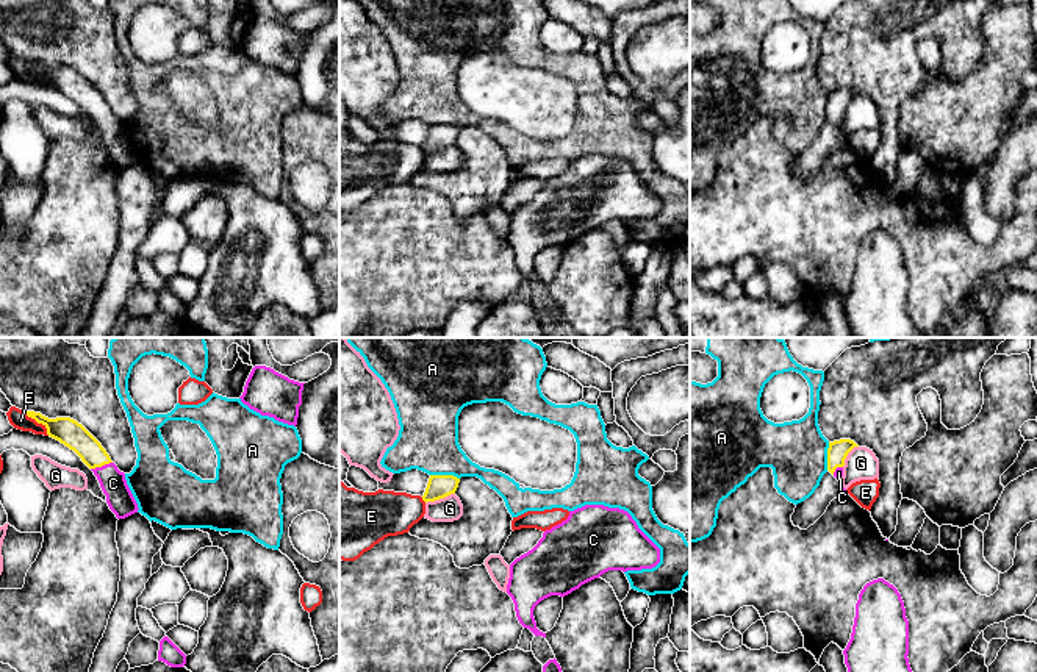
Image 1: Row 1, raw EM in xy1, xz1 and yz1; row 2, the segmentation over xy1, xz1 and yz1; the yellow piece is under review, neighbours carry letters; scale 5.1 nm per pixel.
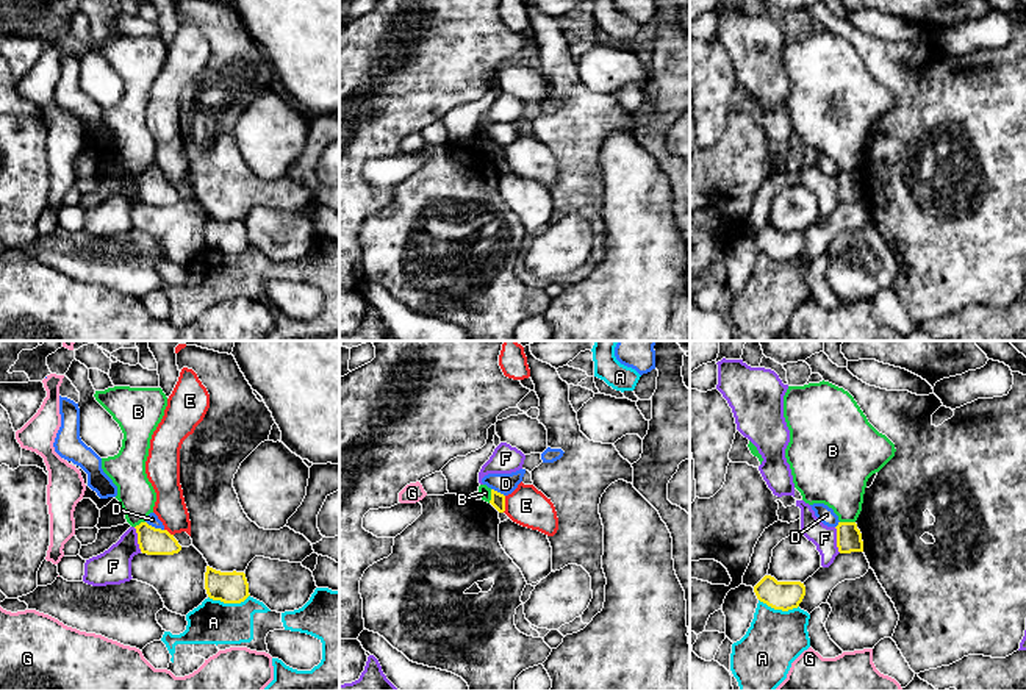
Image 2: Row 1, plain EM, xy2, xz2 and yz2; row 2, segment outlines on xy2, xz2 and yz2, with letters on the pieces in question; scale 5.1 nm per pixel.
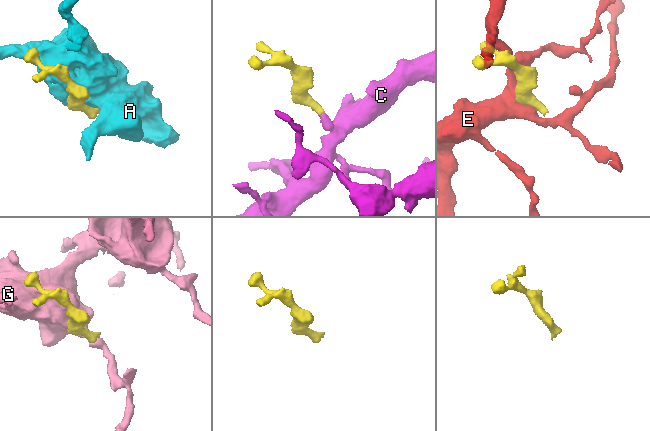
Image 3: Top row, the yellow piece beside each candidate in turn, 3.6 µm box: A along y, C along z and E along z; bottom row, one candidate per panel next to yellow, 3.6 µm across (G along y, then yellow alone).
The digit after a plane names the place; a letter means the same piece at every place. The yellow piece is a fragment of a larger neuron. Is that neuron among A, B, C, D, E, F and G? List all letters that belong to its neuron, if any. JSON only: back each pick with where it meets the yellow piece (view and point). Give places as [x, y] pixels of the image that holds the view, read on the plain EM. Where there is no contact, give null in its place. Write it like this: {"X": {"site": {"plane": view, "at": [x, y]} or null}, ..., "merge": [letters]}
{"C": {"site": {"plane": "xy1", "at": [100, 116]}}, "merge": ["C"]}

